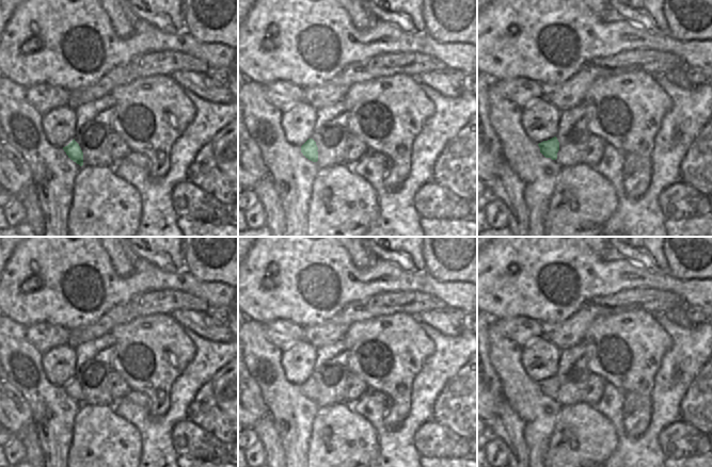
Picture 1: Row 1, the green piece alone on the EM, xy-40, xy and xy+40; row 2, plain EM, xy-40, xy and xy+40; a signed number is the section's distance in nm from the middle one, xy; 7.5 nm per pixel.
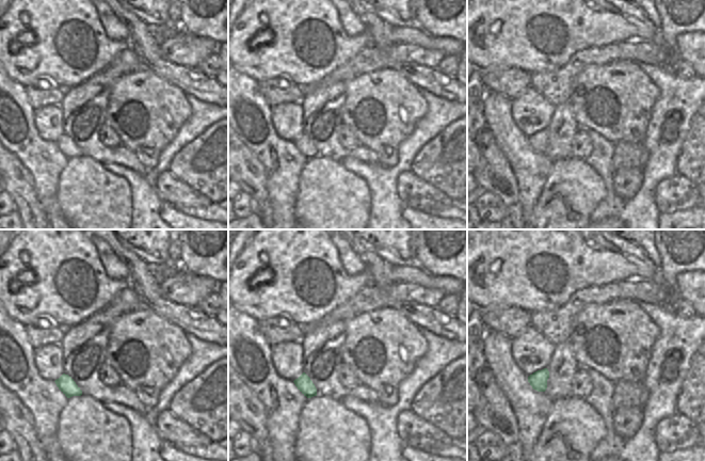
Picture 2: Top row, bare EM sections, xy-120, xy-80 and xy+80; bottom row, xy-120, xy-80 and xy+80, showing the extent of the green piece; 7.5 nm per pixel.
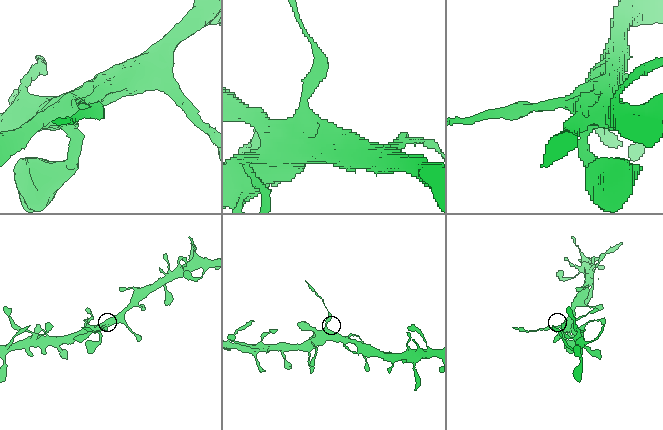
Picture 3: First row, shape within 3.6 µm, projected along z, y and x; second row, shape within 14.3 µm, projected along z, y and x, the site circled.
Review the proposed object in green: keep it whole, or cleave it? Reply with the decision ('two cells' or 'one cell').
two cells

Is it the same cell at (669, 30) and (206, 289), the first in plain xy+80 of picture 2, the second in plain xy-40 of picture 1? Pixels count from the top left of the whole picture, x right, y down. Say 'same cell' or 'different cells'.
different cells

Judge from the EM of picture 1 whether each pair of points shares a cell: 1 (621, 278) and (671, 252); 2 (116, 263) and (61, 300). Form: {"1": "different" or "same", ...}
{"1": "different", "2": "different"}

